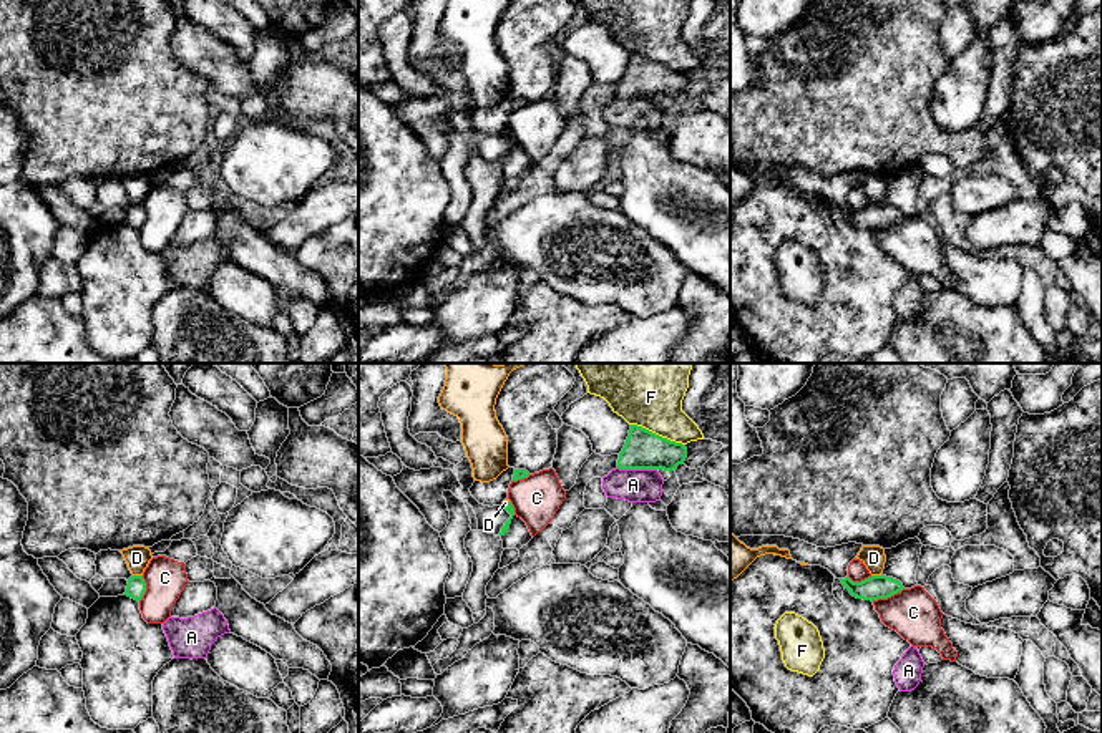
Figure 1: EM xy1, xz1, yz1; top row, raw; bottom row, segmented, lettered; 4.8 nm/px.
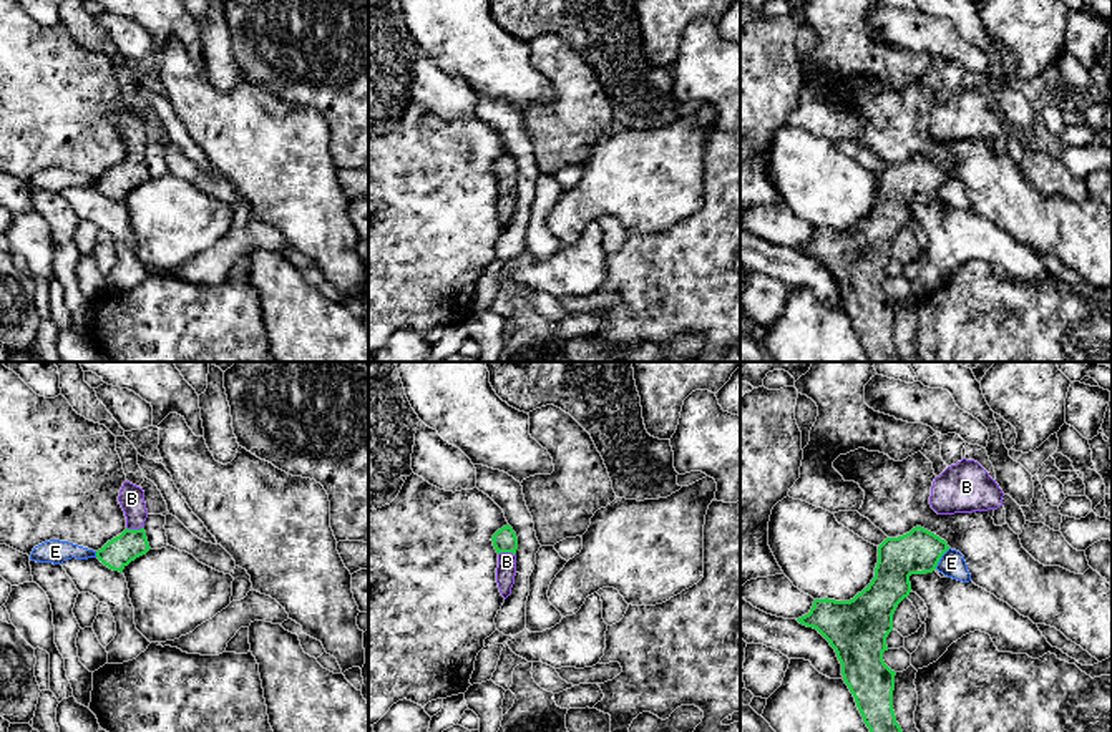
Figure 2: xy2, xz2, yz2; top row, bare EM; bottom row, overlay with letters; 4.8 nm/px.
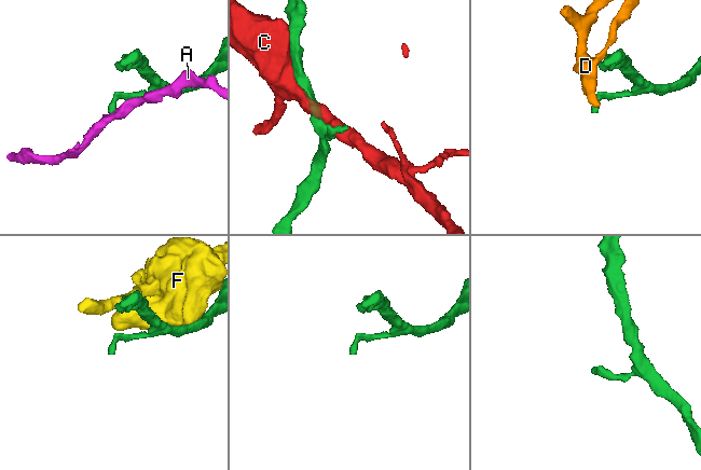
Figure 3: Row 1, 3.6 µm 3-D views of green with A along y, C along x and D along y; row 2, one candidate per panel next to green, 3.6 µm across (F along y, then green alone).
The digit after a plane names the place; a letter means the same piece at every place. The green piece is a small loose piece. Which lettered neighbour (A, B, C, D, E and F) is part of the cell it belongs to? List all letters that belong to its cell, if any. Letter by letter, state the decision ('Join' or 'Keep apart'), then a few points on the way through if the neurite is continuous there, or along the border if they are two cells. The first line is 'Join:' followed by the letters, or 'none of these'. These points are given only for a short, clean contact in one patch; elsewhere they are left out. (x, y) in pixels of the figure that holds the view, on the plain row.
Join: B
A: Keep apart
B: Join. Path across: xy2 (120, 180), (135, 158), (131, 126)
C: Keep apart
D: Keep apart. Boundary: xy1 (133, 203), (141, 204)
E: Keep apart. Boundary: yz2 (950, 176), (935, 196)
F: Keep apart

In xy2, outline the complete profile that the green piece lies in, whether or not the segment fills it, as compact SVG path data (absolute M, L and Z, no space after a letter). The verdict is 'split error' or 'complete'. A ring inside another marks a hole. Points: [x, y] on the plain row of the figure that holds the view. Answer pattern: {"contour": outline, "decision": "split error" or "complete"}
{"contour": "M124 110L118 129L126 144L126 158L96 179L96 186L113 199L123 198L151 176L144 159L148 138L143 116Z", "decision": "split error"}

